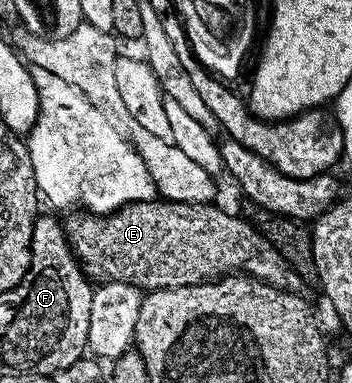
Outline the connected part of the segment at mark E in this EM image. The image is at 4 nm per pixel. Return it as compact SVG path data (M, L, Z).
M165 199L133 201L131 205L120 207L115 213L86 215L83 221L67 220L66 237L70 240L70 250L82 266L82 272L98 283L119 281L137 285L143 291L153 291L199 285L239 273L287 293L301 294L304 288L302 277L292 271L284 255L280 255L280 251L272 247L272 243L254 226L254 222L245 216L237 217L226 209L217 209L216 206L214 203L201 205Z

